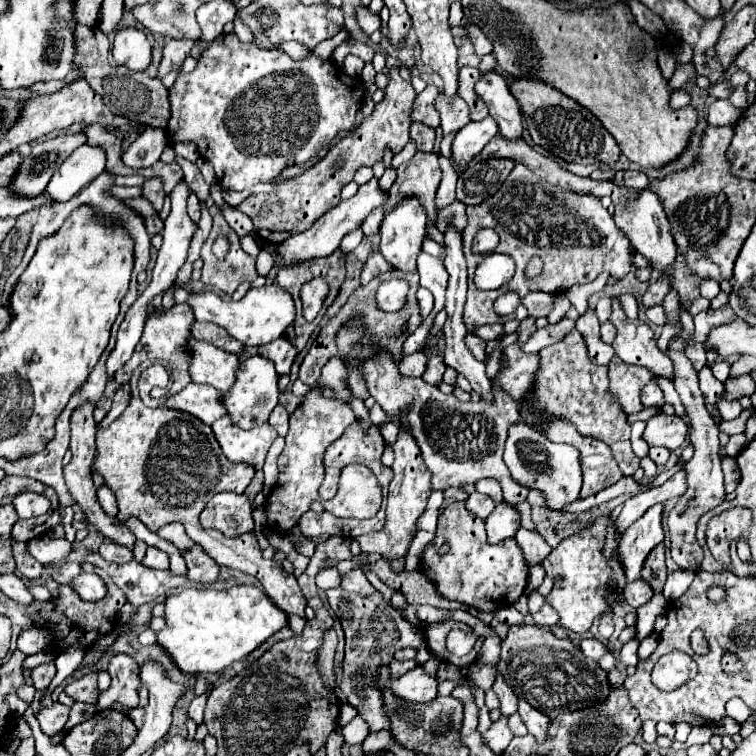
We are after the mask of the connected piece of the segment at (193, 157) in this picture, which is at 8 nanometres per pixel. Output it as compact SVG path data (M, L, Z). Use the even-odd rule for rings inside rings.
M175 143L173 145L173 149L175 149L175 153L177 155L181 155L181 157L185 157L185 159L189 159L189 161L197 161L197 157L199 157L199 153L197 153L197 147L193 145L193 143Z

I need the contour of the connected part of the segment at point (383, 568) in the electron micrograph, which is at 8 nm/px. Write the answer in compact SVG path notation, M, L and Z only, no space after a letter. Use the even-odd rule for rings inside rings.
M379 559L377 563L373 563L371 569L379 575L379 579L387 587L391 587L395 591L401 591L405 595L405 601L409 605L431 605L431 607L445 609L445 611L465 609L463 603L451 601L451 599L439 595L435 583L429 577L425 577L421 571L407 571L405 569L401 573L397 573L383 559Z

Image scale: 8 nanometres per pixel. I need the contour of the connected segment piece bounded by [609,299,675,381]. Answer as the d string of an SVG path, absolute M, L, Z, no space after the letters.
M615 299L609 321L617 327L617 335L611 345L621 361L647 367L655 377L665 377L669 381L675 379L671 357L657 347L649 325L645 325L641 319L629 319Z

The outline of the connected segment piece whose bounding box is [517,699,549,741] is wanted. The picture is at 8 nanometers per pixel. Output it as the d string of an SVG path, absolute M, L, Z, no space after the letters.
M519 699L519 715L521 715L521 719L523 719L523 723L527 725L527 729L529 729L529 733L535 737L535 739L539 739L539 741L543 741L545 739L545 735L547 735L547 725L549 725L549 717L547 715L543 715L541 711L535 711L527 701L523 701L523 699Z

